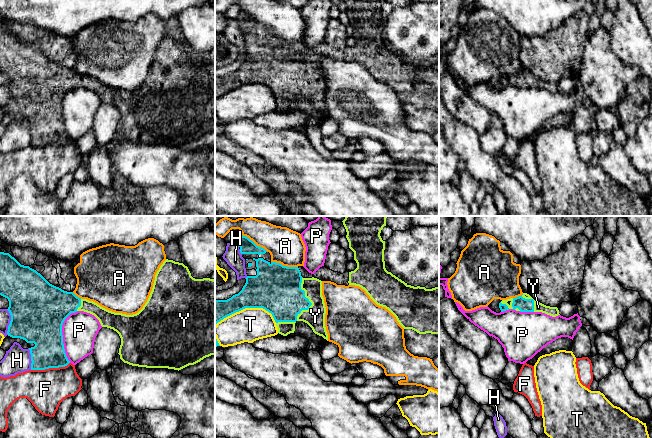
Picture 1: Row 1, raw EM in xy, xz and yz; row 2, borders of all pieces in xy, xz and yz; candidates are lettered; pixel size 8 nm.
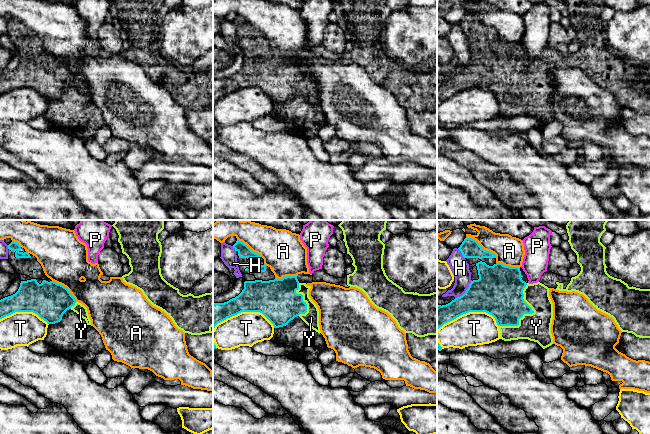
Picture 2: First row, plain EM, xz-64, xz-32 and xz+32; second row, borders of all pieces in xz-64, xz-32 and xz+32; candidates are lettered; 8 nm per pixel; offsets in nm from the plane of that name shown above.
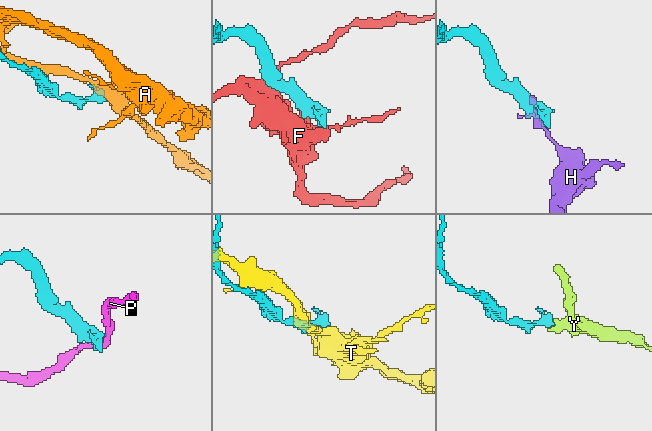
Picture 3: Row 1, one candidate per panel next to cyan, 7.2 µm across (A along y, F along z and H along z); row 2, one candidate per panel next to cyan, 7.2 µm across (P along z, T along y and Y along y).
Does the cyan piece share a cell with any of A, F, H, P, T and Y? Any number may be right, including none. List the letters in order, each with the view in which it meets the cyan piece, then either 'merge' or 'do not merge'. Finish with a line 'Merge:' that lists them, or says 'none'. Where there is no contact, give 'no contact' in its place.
A: xz | do not merge
F: xy | do not merge
H: xy | do not merge
P: xy | do not merge
T: xz | do not merge
Y: xz | merge
Merge: Y

